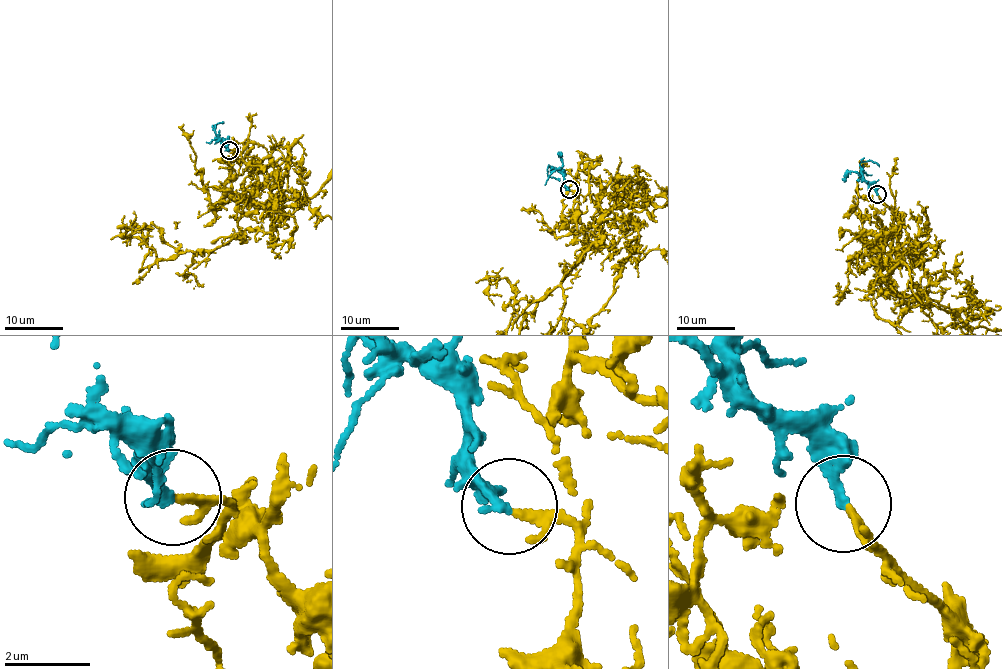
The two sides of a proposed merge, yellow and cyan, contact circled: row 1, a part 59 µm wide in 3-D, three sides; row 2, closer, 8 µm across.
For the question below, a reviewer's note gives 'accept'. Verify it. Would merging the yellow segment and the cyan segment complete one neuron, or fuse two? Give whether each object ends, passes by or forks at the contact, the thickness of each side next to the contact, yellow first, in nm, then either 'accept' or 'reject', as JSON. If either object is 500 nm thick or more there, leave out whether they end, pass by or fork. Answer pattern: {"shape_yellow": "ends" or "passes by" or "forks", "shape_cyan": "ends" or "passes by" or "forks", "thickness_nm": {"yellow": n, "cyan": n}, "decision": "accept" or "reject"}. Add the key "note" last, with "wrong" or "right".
{"shape_yellow": "passes by", "shape_cyan": "ends", "thickness_nm": {"yellow": 130, "cyan": 240}, "decision": "accept", "note": "right"}

